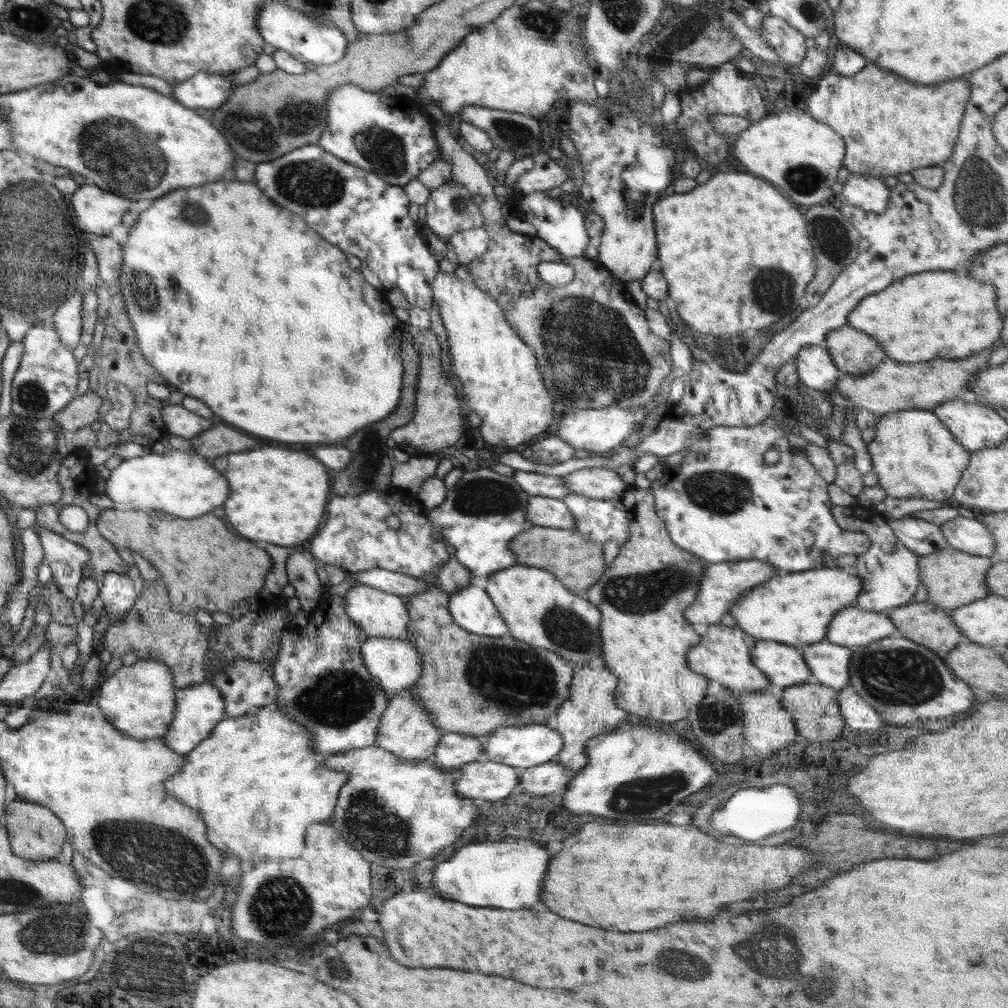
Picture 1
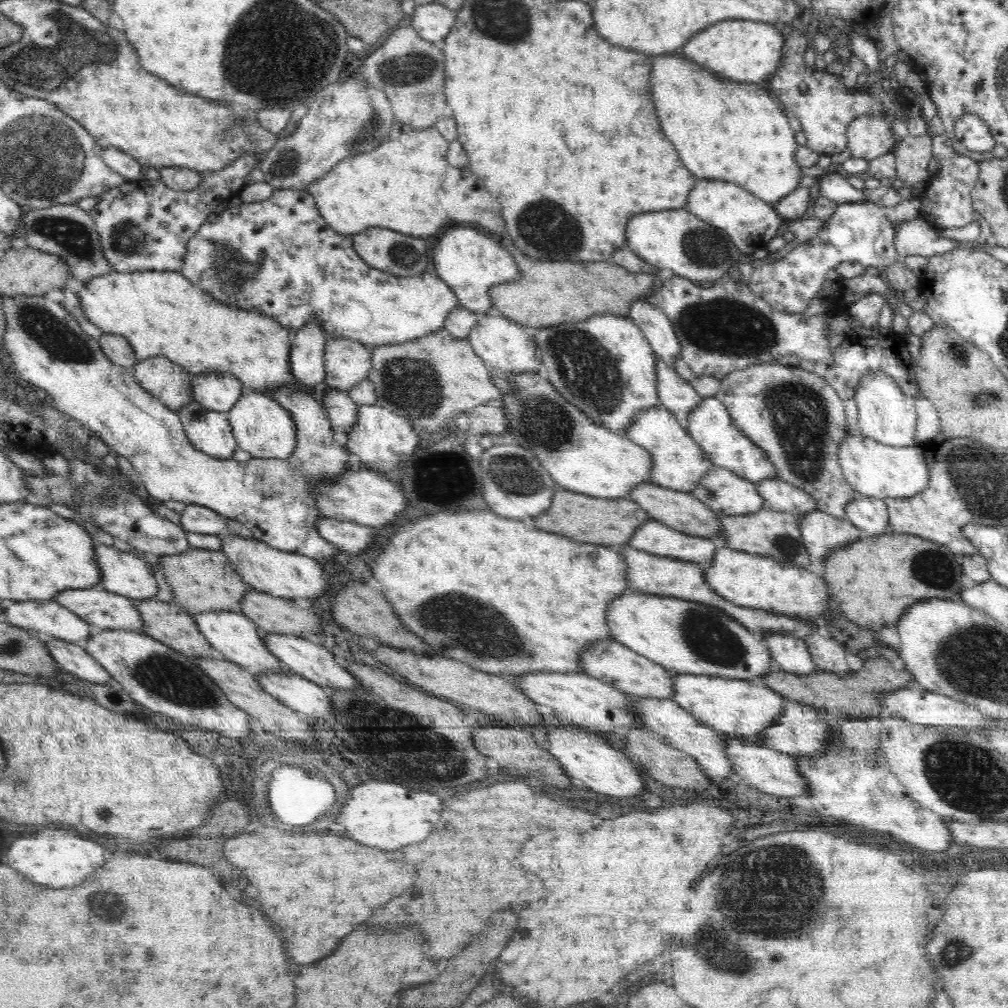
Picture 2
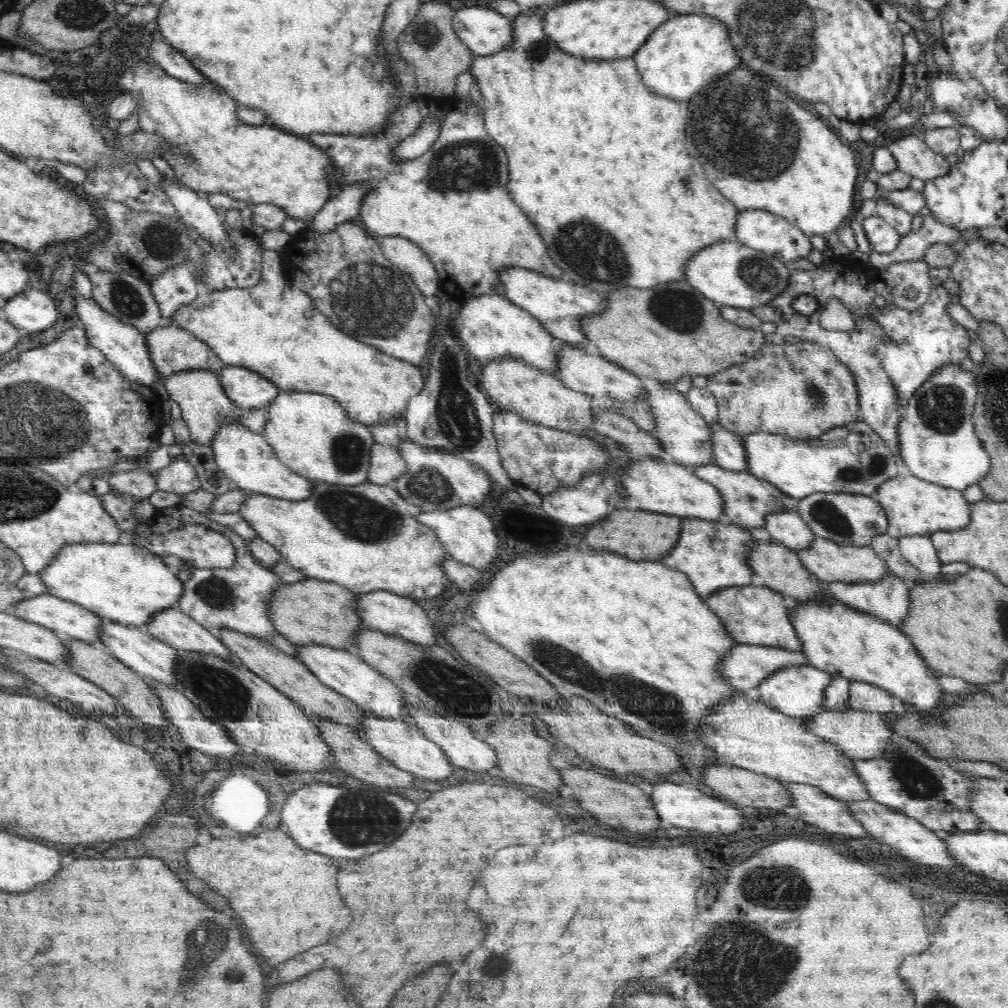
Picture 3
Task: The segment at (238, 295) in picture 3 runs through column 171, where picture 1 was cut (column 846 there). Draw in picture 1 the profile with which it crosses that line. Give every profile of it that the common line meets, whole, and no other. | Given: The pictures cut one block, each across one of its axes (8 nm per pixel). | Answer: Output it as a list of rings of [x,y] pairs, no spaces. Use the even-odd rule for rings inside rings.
[[[926,271],[919,272],[913,275],[908,275],[902,277],[900,280],[890,283],[890,286],[886,287],[884,290],[877,292],[876,294],[866,296],[866,298],[860,300],[856,304],[856,308],[846,316],[846,324],[848,326],[858,329],[866,334],[874,337],[882,349],[886,351],[887,359],[896,360],[902,363],[918,363],[918,362],[929,362],[930,360],[935,360],[936,358],[948,358],[949,360],[963,360],[974,353],[986,347],[992,345],[996,339],[1000,338],[1000,332],[1002,330],[1004,316],[1000,315],[1000,311],[996,309],[996,287],[992,283],[986,281],[978,281],[970,275],[966,275],[961,271]]]

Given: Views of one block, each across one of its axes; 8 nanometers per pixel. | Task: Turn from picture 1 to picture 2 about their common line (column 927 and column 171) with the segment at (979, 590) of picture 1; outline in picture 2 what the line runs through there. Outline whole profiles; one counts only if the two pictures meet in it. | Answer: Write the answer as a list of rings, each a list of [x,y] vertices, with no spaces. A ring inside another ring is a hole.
[[[191,547],[178,555],[159,558],[157,562],[164,569],[164,576],[171,586],[171,602],[178,603],[192,615],[200,612],[232,611],[232,608],[236,611],[242,596],[250,591],[248,584],[243,582],[222,551]]]

